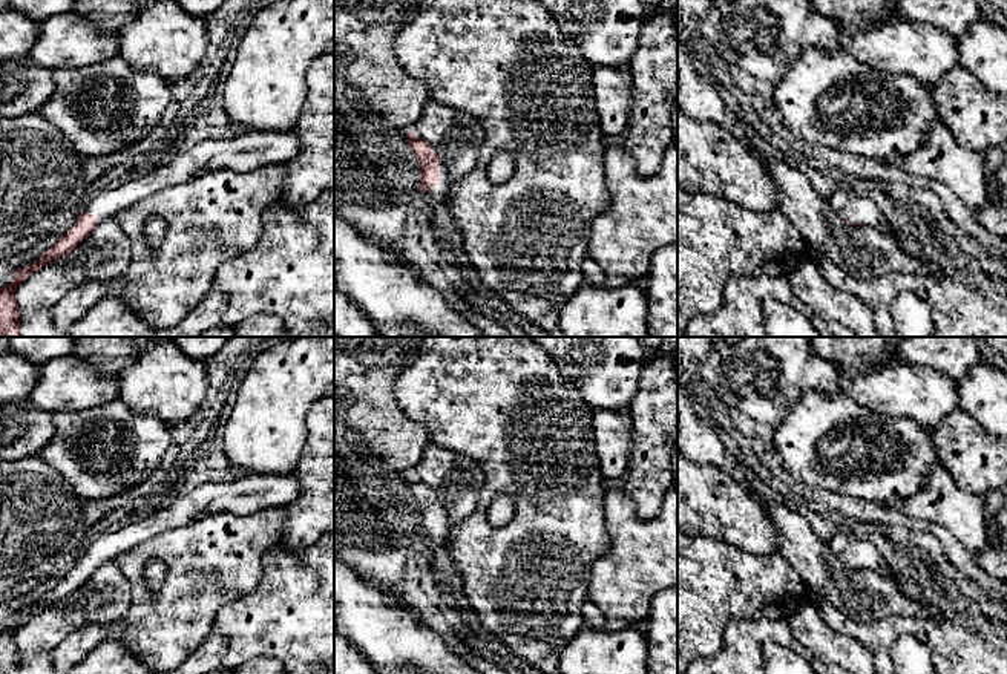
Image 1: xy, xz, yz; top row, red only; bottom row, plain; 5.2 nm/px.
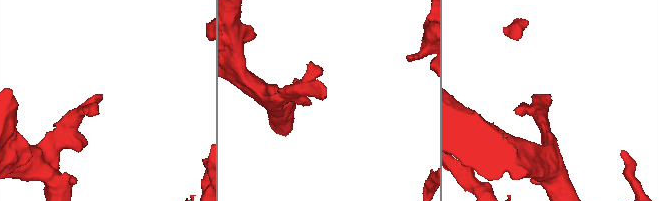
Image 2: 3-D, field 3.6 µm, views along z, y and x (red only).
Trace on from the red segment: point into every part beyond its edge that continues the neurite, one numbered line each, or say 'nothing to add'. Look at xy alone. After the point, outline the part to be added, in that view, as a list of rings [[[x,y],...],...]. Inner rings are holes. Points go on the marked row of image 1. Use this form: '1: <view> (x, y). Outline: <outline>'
1: xy (253, 149). Outline: [[[245,129],[231,139],[204,139],[179,153],[169,164],[159,165],[115,188],[97,195],[86,207],[95,225],[115,216],[120,210],[159,190],[195,179],[207,172],[227,168],[238,173],[259,167],[287,164],[302,149],[294,132],[264,132]]]

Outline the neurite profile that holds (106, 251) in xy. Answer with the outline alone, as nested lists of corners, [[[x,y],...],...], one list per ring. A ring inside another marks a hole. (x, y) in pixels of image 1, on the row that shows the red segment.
[[[112,216],[98,224],[69,254],[29,274],[15,288],[18,320],[52,309],[74,288],[89,280],[112,280],[129,265],[132,244]]]

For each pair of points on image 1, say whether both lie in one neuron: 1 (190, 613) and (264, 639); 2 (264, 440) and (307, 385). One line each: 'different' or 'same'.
1: different
2: same

